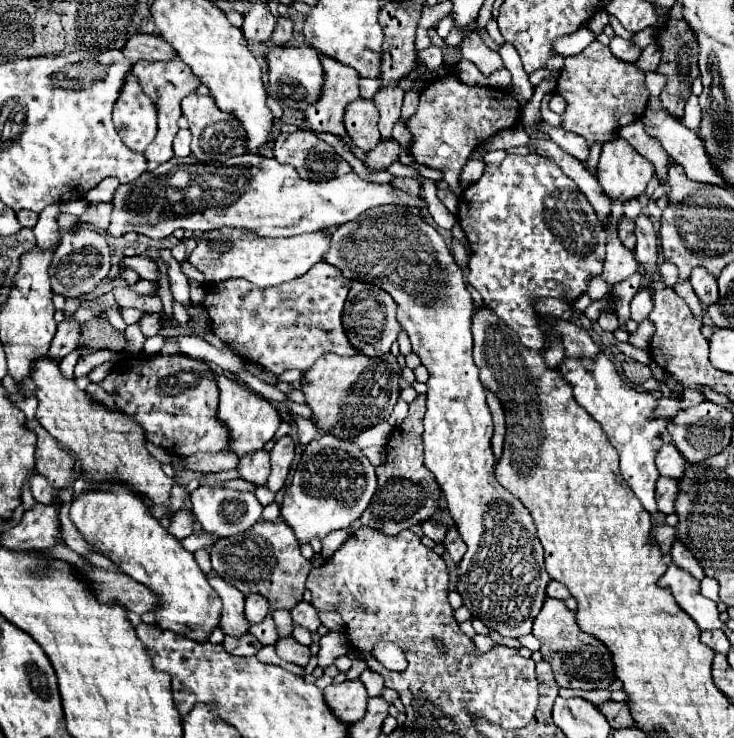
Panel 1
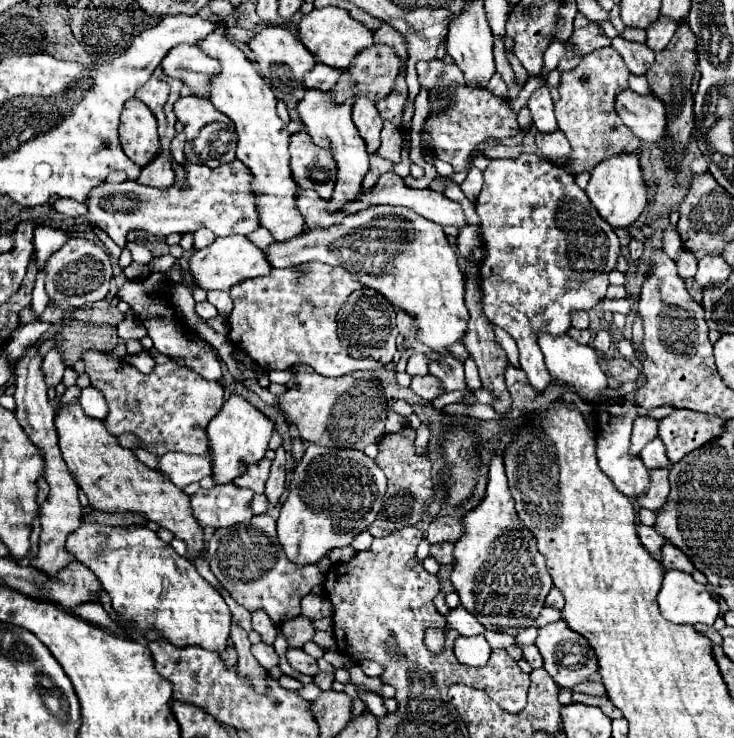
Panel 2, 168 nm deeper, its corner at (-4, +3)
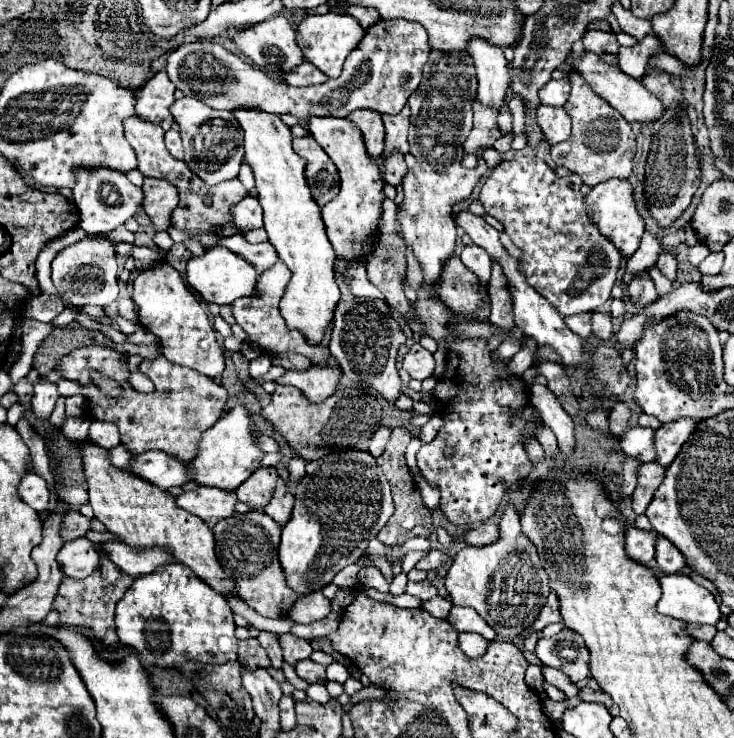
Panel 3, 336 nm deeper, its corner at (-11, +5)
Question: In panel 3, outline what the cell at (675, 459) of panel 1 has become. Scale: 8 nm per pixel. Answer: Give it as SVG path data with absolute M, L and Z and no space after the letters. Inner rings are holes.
M630 428L620 436L620 452L626 458L634 458L638 462L654 462L656 452L652 446L654 430L652 428Z

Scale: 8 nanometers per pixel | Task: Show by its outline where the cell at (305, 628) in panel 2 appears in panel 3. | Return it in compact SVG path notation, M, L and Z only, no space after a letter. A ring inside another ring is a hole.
M290 632L280 636L280 646L282 646L282 652L284 652L284 660L290 666L296 666L296 662L310 658L310 654L312 654L312 646L306 640L292 636Z

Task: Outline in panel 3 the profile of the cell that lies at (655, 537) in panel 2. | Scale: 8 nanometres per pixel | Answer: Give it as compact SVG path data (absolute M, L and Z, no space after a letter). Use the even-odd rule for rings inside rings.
M624 526L624 550L630 560L648 564L654 558L656 532L644 532L634 526Z

